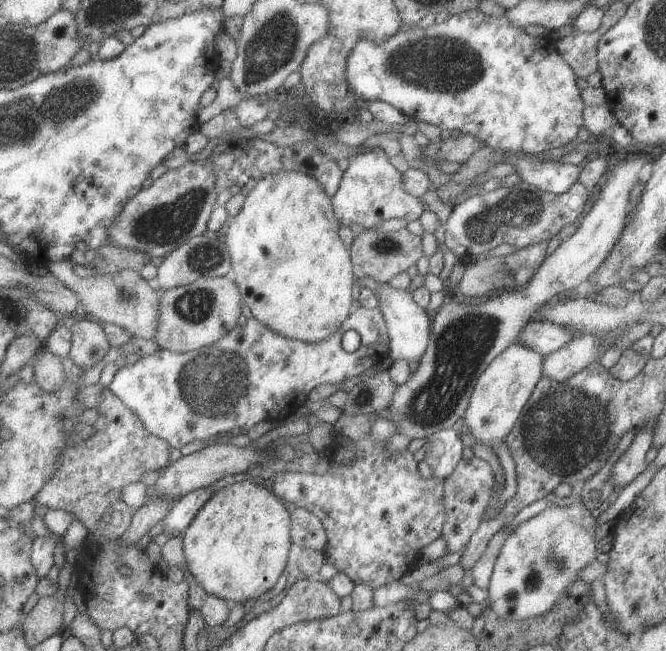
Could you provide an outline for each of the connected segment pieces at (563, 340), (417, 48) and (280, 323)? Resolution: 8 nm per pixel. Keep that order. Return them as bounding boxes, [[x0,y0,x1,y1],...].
[[517,321,573,357],[348,9,585,155],[226,168,356,343]]

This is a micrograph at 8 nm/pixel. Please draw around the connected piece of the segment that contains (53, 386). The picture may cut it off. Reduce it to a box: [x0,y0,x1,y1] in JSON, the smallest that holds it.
[32,351,65,393]

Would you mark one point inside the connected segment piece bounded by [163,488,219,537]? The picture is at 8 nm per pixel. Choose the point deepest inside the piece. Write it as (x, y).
(189, 506)

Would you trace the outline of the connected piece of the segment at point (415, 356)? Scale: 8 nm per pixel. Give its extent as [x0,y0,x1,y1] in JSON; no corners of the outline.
[378,283,431,362]

